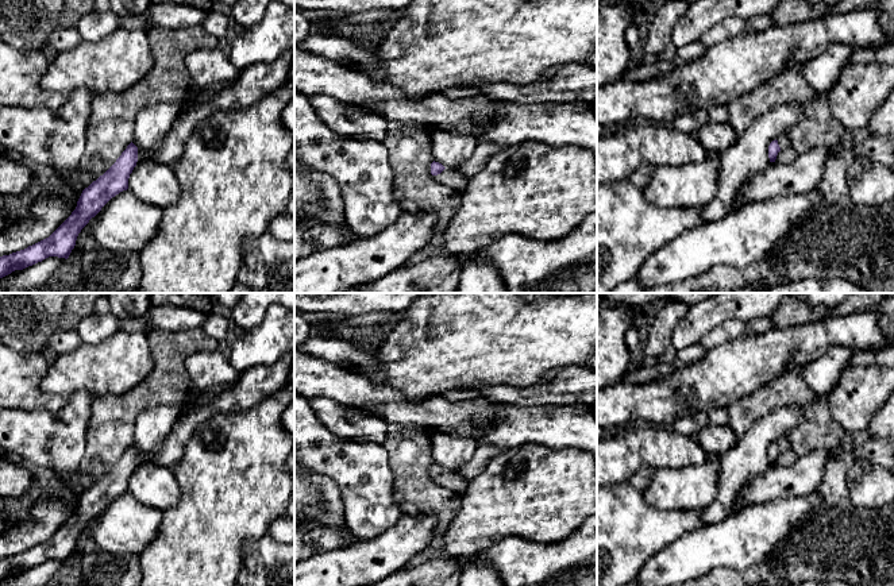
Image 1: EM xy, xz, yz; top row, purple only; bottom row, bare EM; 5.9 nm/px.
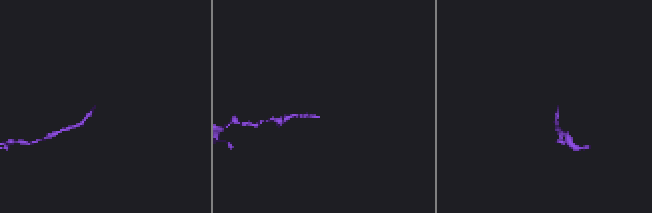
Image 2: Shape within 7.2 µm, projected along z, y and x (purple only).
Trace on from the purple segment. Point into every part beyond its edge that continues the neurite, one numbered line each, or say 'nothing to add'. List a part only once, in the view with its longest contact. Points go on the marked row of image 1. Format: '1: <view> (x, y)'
1: xz (449, 177)

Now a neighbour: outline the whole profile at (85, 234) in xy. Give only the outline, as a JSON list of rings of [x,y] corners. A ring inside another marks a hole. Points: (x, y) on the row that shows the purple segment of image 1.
[[[92,217],[89,220],[89,223],[81,230],[81,232],[78,234],[77,236],[77,240],[76,240],[76,246],[74,248],[72,250],[69,258],[68,258],[68,265],[69,263],[74,263],[78,261],[80,258],[80,254],[81,254],[81,248],[82,246],[89,240],[92,239],[92,221],[95,220],[95,217]]]

